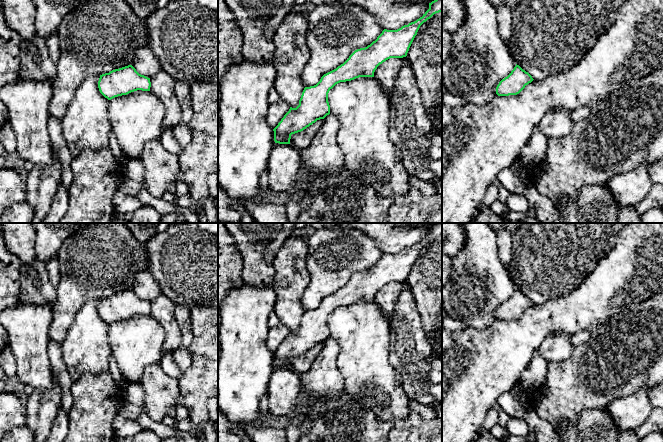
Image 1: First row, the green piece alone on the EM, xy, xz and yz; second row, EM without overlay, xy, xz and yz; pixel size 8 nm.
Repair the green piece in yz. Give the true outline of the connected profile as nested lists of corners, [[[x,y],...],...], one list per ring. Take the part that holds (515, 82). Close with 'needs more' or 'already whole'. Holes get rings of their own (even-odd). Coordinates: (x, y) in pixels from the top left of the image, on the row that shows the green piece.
[[[516,64],[511,73],[499,82],[496,94],[498,96],[517,95],[533,80],[528,72]]]; already whole

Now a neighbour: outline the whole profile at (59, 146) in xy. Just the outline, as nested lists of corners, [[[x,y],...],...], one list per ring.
[[[51,115],[48,119],[48,132],[50,135],[52,149],[56,153],[62,165],[62,183],[68,189],[73,180],[73,173],[71,169],[73,157],[62,135],[61,121]]]

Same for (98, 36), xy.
[[[86,0],[69,11],[57,30],[60,56],[52,81],[50,115],[62,121],[84,80],[133,64],[136,49],[149,45],[146,19],[137,17],[125,0]]]

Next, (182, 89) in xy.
[[[176,81],[174,91],[182,110],[181,123],[189,124],[193,116],[190,82]]]

